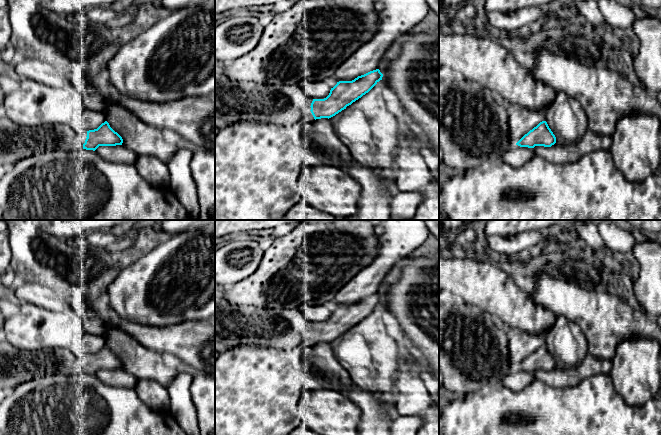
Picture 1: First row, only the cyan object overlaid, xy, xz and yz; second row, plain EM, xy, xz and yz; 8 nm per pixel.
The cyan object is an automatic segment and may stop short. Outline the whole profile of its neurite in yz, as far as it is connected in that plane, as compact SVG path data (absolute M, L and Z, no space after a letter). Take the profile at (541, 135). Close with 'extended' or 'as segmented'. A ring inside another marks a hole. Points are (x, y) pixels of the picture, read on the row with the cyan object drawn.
M546 121L540 122L536 127L525 134L516 145L534 148L535 146L551 147L556 143L556 137Z; as segmented

